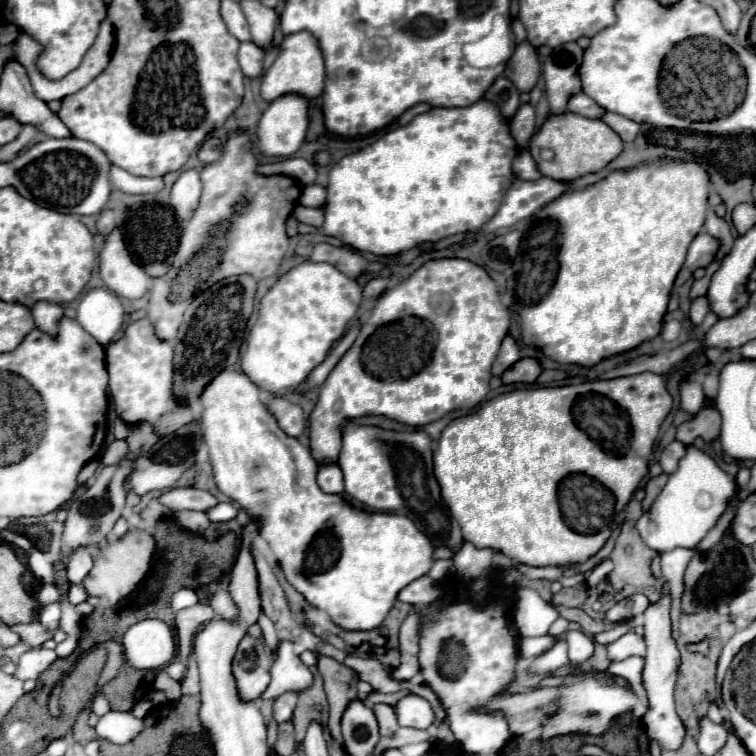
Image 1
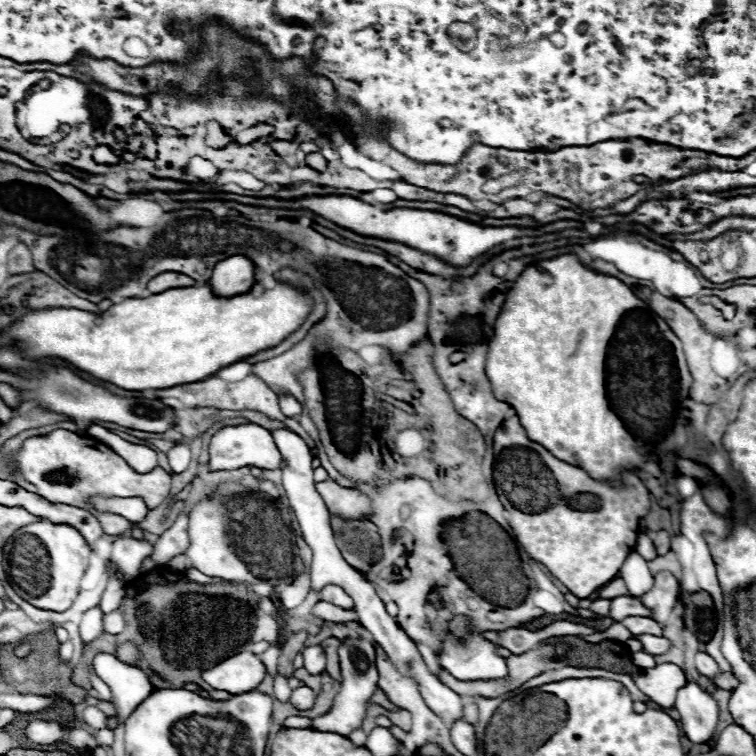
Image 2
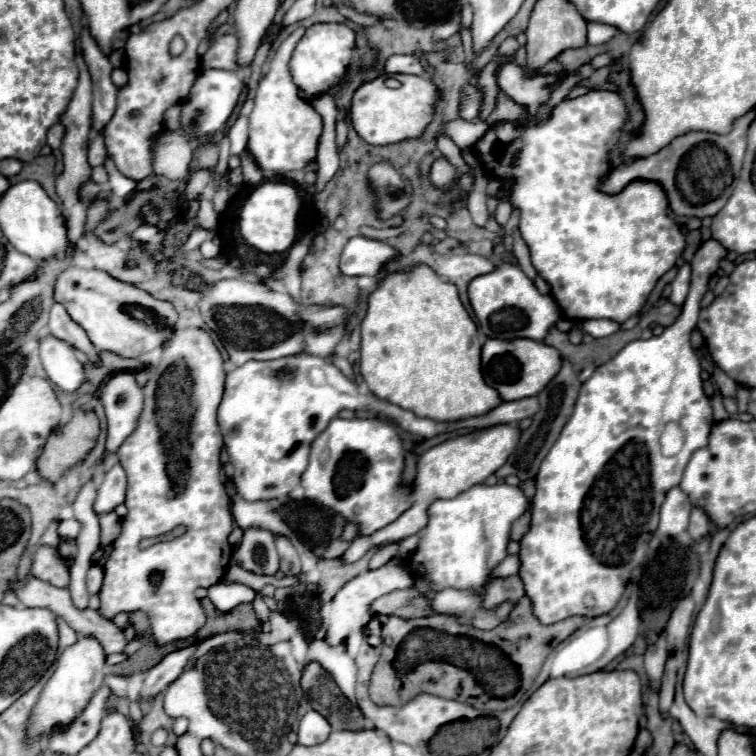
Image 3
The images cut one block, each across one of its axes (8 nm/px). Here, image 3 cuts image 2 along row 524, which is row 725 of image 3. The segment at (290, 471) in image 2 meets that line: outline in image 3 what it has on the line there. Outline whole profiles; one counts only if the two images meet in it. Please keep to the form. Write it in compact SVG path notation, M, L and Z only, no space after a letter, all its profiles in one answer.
M310 710L302 722L300 722L300 728L298 728L298 744L304 744L304 746L314 746L314 744L320 744L328 738L330 734L330 724L328 720L316 712L316 710Z

